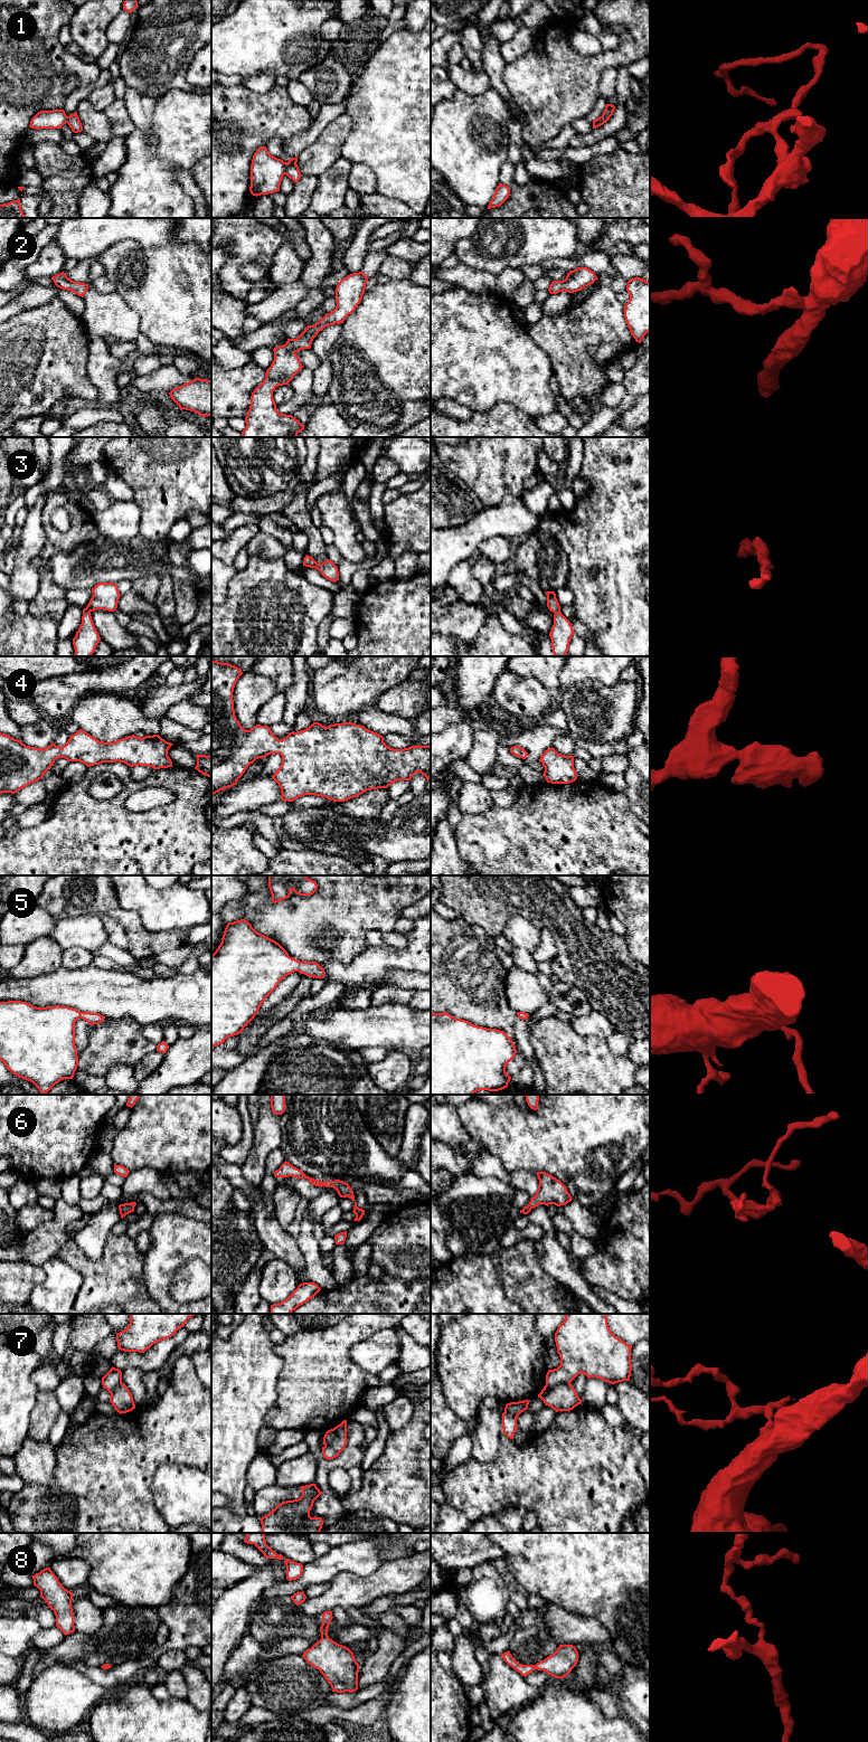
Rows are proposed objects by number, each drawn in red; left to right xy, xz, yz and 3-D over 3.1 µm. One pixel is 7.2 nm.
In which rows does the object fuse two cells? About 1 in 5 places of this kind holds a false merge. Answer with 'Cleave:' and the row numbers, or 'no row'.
Cleave: 1, 7

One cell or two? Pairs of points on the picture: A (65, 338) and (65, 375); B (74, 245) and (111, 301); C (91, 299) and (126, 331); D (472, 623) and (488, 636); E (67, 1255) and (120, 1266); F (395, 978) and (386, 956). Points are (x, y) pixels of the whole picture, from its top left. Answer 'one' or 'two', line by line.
A: one
B: two
C: one
D: two
E: one
F: two

